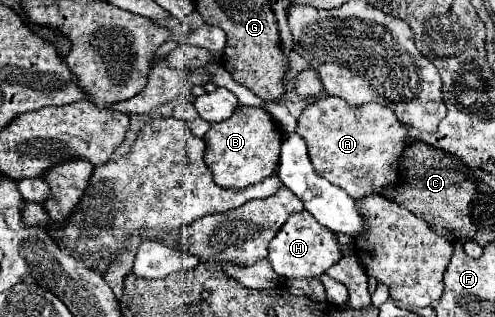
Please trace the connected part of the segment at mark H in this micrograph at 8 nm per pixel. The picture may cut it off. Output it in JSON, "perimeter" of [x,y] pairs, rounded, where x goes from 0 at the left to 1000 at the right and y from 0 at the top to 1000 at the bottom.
{"perimeter":[[[614,659],[606,672],[590,672],[558,748],[545,760],[541,823],[570,874],[642,874],[659,861],[675,830],[683,830],[687,811],[691,792],[675,729],[646,710],[634,685],[626,685],[626,666]]]}

